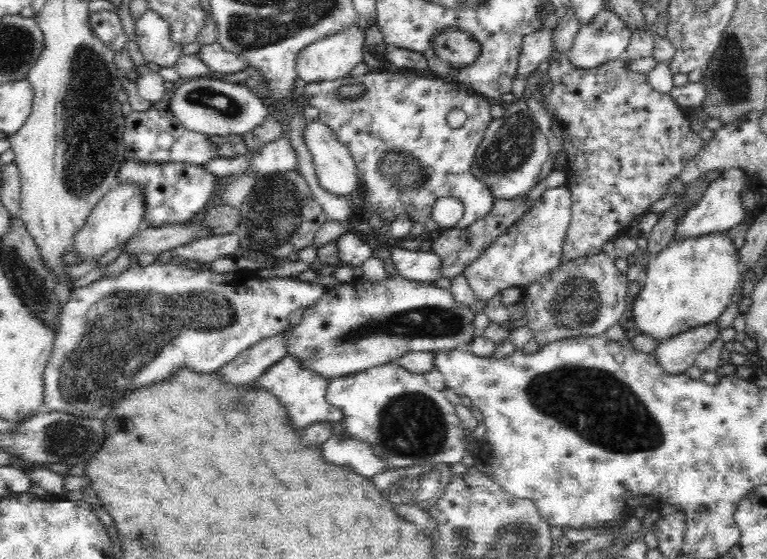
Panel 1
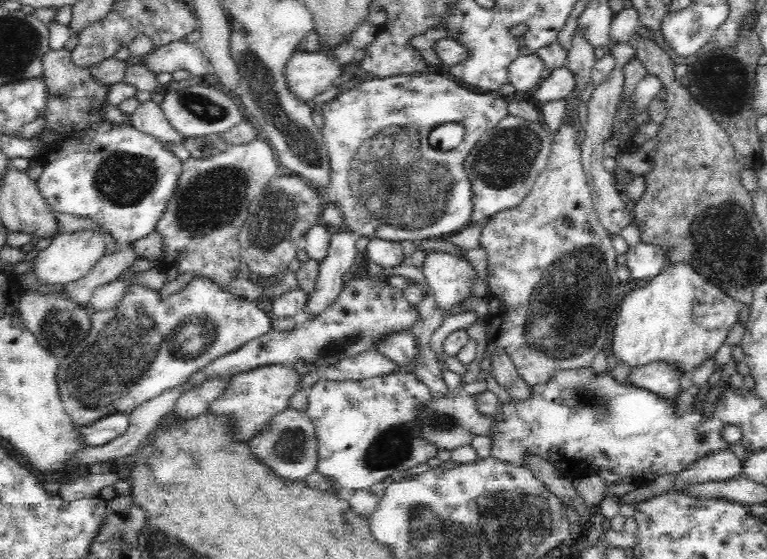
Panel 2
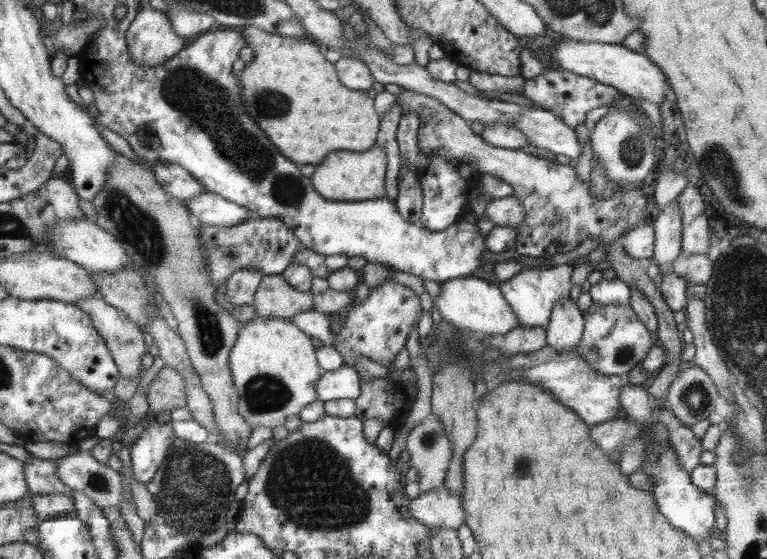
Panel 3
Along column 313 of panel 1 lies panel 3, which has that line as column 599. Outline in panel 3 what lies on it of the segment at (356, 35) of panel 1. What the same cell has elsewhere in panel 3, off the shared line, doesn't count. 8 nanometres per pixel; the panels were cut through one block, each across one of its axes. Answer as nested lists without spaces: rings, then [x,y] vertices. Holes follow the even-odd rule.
[[[561,38],[558,43],[552,44],[546,54],[553,64],[558,64],[562,70],[612,86],[631,96],[633,100],[644,98],[660,105],[666,97],[667,75],[663,73],[663,70],[656,66],[656,63],[653,63],[646,54],[630,50],[623,44],[576,42],[572,38]]]

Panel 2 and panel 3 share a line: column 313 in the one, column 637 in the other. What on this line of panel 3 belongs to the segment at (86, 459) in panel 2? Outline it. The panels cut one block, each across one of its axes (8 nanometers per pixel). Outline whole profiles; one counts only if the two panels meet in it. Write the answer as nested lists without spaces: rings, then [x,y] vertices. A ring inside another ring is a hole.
[[[592,303],[584,314],[584,334],[574,350],[578,351],[591,366],[604,375],[629,375],[636,364],[645,360],[650,350],[650,334],[647,326],[638,322],[638,315],[630,304],[608,304],[600,306]]]

